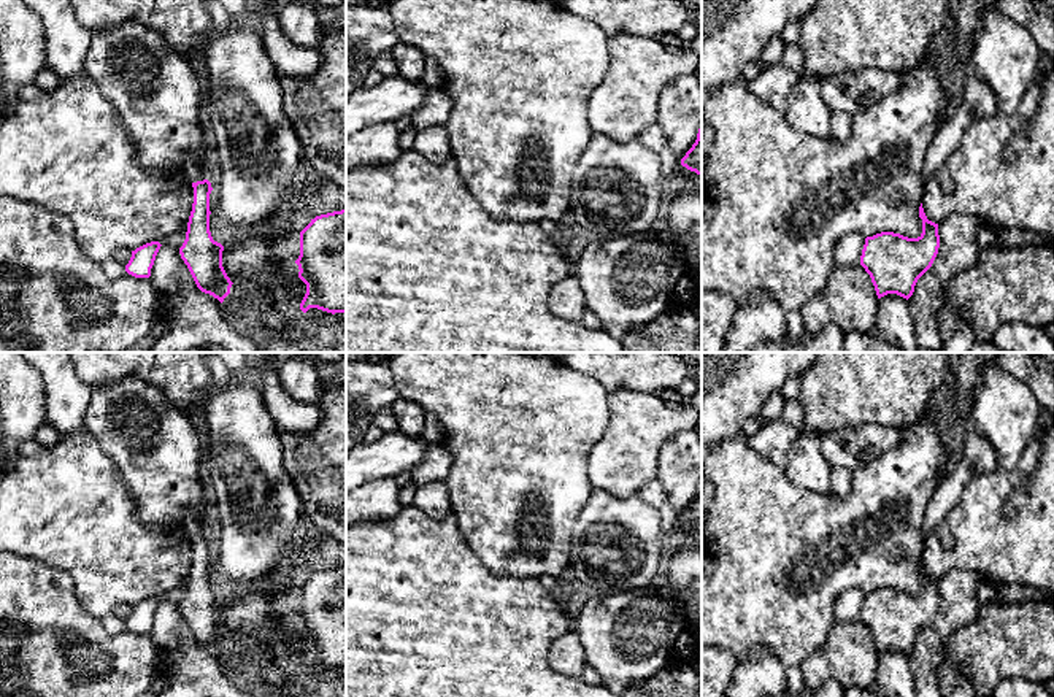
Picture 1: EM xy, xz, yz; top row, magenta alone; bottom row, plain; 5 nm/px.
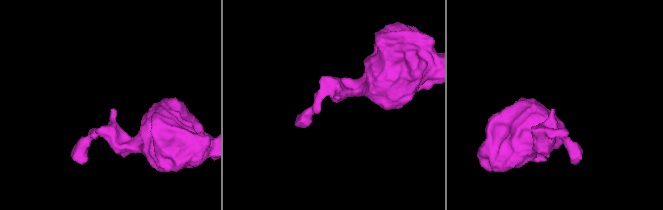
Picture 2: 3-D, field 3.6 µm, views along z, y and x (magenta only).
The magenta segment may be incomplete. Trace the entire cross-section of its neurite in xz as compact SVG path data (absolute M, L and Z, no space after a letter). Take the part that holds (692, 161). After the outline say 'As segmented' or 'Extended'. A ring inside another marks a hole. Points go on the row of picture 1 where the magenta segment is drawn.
M702 122L697 133L697 140L681 159L681 165L702 176Z. As segmented

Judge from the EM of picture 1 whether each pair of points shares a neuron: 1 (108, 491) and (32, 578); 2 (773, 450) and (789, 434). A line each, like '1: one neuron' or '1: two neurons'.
1: two neurons
2: one neuron

